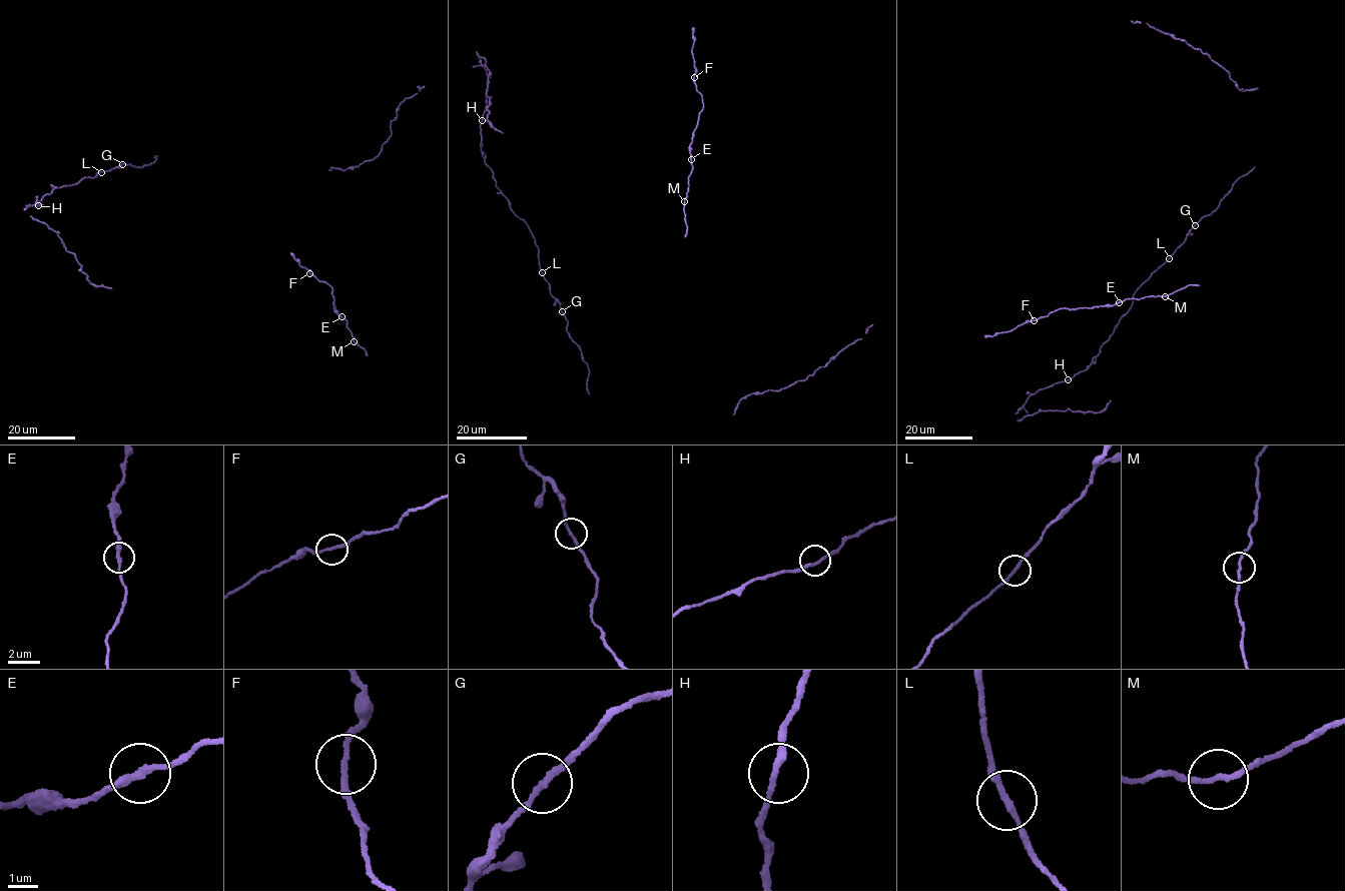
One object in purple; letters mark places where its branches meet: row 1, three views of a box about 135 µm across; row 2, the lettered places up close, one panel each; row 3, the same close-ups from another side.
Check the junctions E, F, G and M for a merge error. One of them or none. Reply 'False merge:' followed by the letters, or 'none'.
False merge: none

